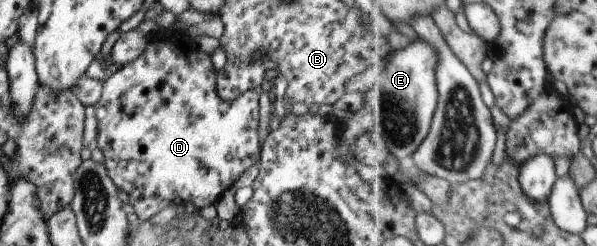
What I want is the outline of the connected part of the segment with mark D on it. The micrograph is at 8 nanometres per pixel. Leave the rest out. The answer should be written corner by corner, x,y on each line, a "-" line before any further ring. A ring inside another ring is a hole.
165,29
162,39
152,39
145,45
144,51
132,61
125,63
113,75
110,75
103,81
101,87
101,94
97,102
93,105
95,111
95,118
97,121
97,147
103,155
106,173
112,180
112,183
124,191
128,195
126,202
129,203
133,209
136,217
143,221
158,213
161,209
168,207
176,207
177,205
191,203
196,211
202,208
212,206
213,203
244,173
248,167
252,167
259,158
258,131
259,123
259,97
256,91
245,90
238,97
231,100
223,100
215,90
215,79
218,71
214,69
211,64
209,55
202,53
194,40
189,36
185,36
177,29

